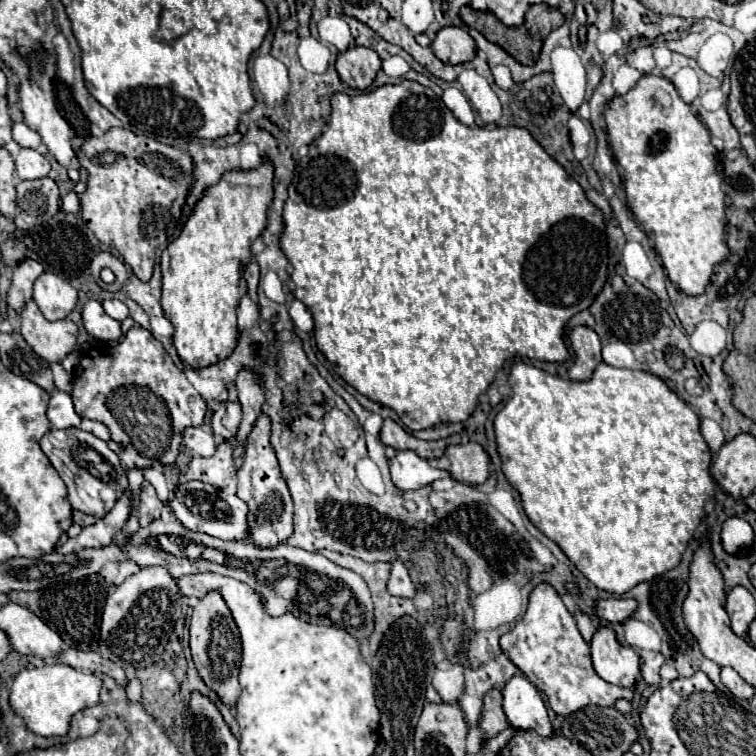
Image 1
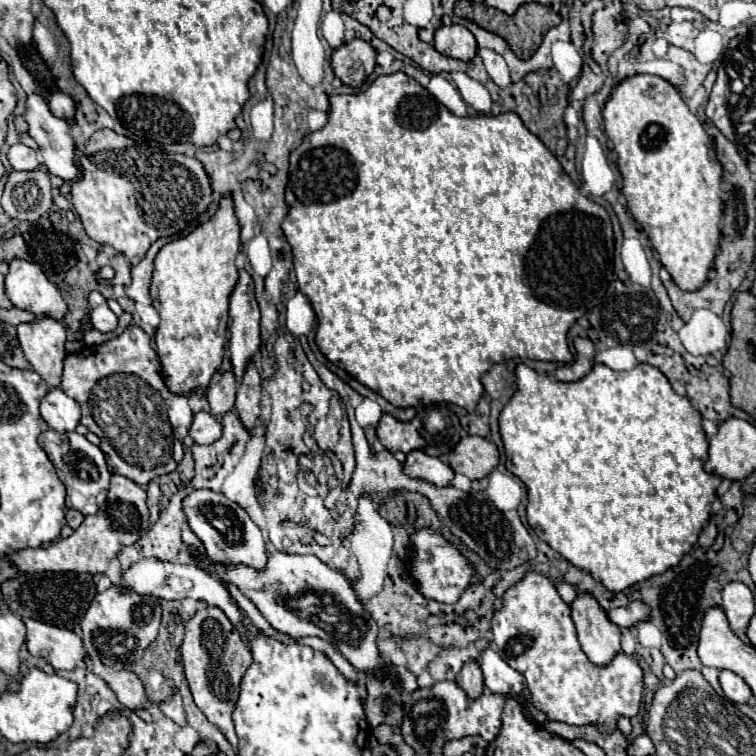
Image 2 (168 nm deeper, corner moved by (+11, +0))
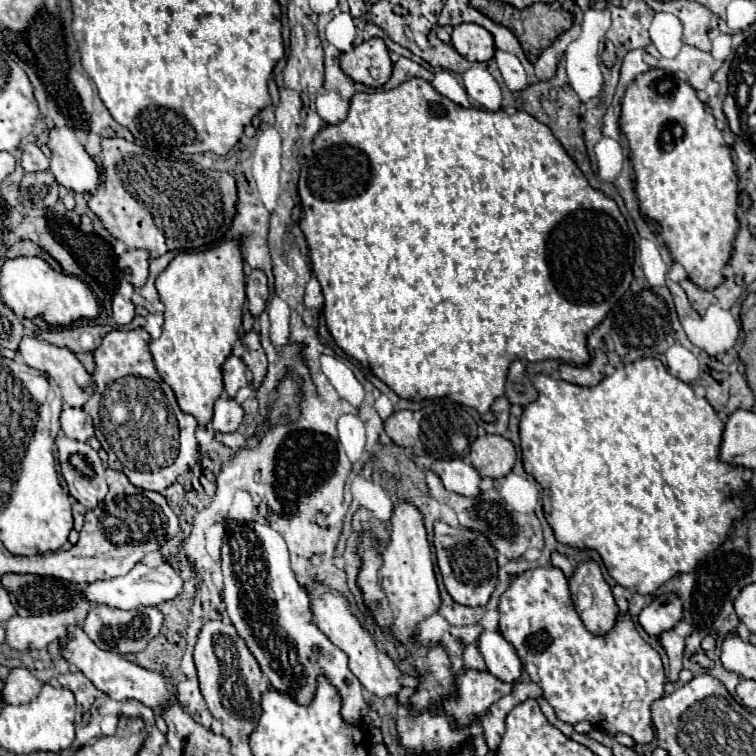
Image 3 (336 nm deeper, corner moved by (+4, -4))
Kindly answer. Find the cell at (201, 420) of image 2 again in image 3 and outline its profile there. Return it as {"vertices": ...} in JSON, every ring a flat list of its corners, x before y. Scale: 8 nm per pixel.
{"vertices":[[221,395,215,401,211,425,217,433,235,433,241,425,241,419,243,419,243,409,235,403,235,399]]}

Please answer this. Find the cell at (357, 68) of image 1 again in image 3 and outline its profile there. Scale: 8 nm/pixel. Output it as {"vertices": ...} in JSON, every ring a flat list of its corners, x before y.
{"vertices":[[377,37,363,41,353,51,341,55,341,69,345,75,349,75,355,83,367,85,367,87,381,87,391,75,391,59,389,49,385,43]]}

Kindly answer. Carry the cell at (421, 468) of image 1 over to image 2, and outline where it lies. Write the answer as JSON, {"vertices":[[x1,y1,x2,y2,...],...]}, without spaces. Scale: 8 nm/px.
{"vertices":[[412,451,406,455,404,471,410,477,426,479,434,483,436,487,448,487,454,479,454,471,448,463,444,463,440,457,430,457,424,451]]}

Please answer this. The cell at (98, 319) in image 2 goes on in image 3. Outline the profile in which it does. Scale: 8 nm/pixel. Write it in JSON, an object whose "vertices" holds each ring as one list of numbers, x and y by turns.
{"vertices":[[121,295,113,297,113,321,117,325,129,325,135,317,135,305]]}

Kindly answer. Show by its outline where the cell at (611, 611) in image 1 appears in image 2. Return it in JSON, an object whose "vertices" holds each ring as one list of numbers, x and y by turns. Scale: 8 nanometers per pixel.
{"vertices":[[632,601,626,607,618,607,618,609,608,611,608,617,618,627,634,627,634,625,648,619,648,605,644,605,642,601]]}

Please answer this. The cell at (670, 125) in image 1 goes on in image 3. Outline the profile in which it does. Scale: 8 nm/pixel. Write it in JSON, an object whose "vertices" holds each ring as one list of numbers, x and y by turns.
{"vertices":[[651,69,643,75,639,75,625,91,625,97,621,101,621,117,619,117,619,123,621,123,621,131,629,143,629,161,631,161,631,167,633,167,633,173,635,173,635,193,639,197,639,211,643,217,655,221,661,225,661,237,667,245,667,249,671,251,673,255,673,261,681,263,687,271,687,277,699,287,699,289,705,289,705,291,713,291,721,281,723,281,723,267,727,265,729,257,731,257,731,251,733,251,733,241,735,241,735,235,737,235,737,229,739,229,739,223,737,223,737,217,735,217,735,209,737,209,737,175,735,175,735,165,733,165,733,159,731,159,731,151,729,151,729,145,725,143,723,139,723,133,715,127,715,119,713,115,707,115,705,113,705,107,703,103,699,101,697,97,697,91,681,77,673,75,673,73,667,73,663,69]]}

